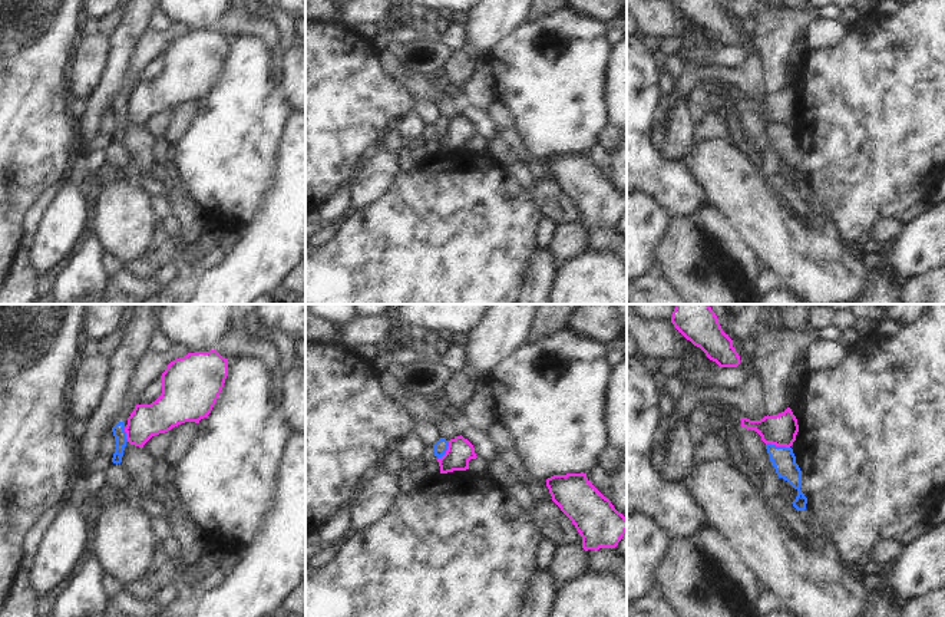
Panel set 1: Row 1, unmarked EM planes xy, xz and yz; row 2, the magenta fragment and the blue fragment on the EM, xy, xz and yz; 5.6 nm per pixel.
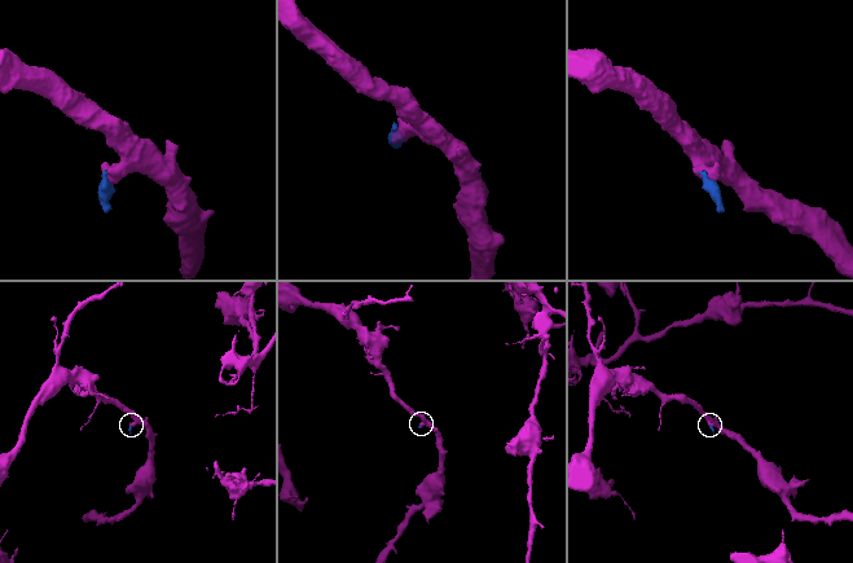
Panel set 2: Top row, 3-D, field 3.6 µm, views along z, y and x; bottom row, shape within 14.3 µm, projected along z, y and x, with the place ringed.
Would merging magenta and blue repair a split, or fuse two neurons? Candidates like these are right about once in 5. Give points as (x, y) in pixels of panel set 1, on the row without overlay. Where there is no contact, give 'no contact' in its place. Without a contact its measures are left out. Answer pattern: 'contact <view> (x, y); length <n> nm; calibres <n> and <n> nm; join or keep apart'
contact yz (777, 124); length 140 nm; calibres 170 and 140 nm; keep apart

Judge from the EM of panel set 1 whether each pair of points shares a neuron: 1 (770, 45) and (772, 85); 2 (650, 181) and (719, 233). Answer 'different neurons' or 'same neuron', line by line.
1: same neuron
2: different neurons

